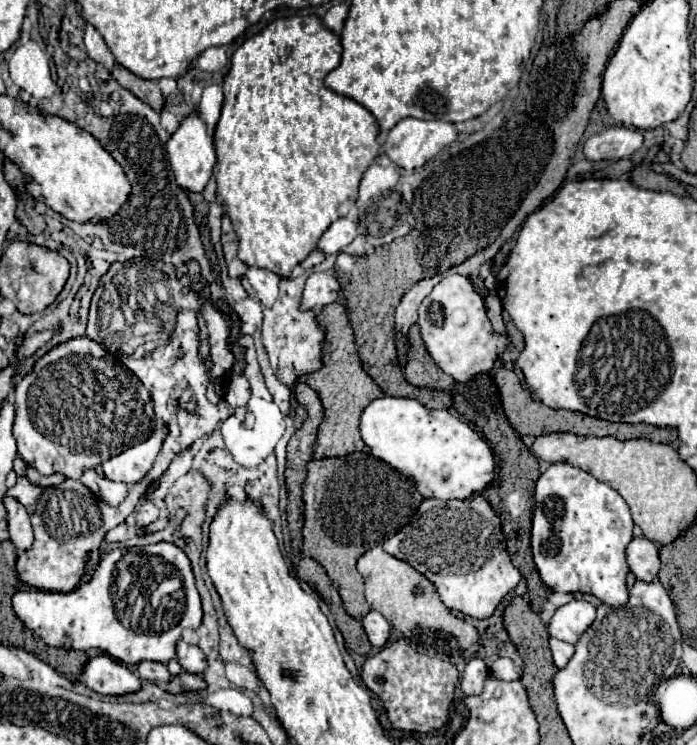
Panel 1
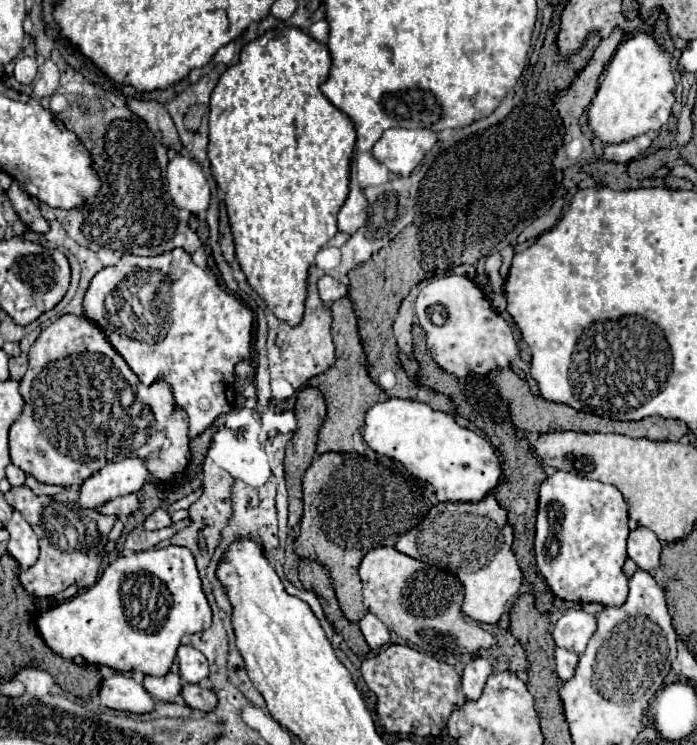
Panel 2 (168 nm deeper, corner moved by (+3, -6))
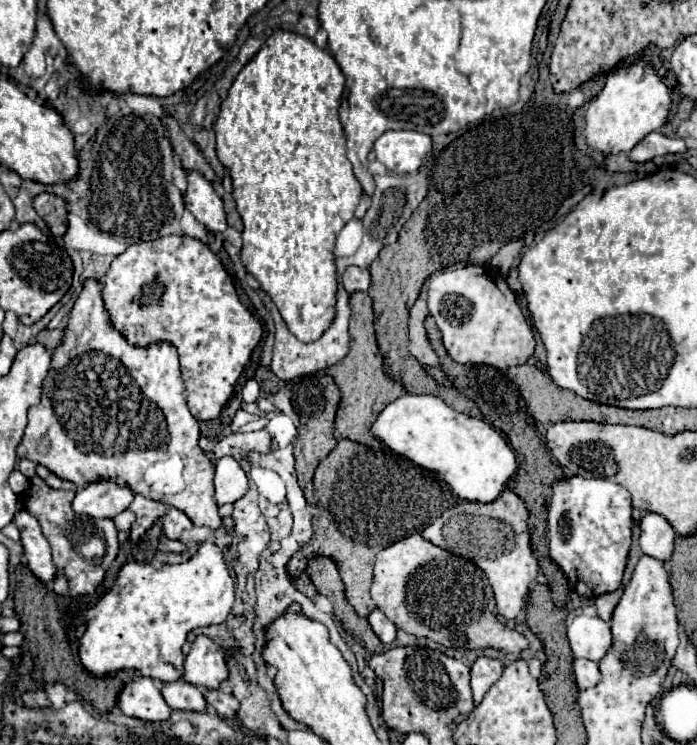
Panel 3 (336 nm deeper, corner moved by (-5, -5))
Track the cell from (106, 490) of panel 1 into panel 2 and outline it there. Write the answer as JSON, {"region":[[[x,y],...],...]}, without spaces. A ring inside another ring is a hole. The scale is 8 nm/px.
{"region":[[[138,494],[118,496],[116,500],[108,500],[108,504],[102,504],[102,514],[116,514],[116,516],[130,516],[138,508]]]}

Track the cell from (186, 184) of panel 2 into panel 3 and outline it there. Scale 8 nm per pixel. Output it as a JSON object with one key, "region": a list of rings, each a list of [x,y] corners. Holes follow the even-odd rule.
{"region":[[[198,171],[188,173],[184,205],[208,231],[222,233],[226,229],[226,213],[222,207],[222,199]]]}

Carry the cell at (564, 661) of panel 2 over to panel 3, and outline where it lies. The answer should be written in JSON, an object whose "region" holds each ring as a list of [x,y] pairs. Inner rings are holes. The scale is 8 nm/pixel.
{"region":[[[574,659],[574,673],[576,673],[576,683],[578,689],[588,689],[600,683],[600,669],[598,663],[590,659]]]}

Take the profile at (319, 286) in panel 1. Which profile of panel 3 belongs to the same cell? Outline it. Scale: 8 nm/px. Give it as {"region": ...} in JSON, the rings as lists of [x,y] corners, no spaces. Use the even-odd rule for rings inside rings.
{"region":[[[348,267],[342,275],[342,283],[348,293],[354,291],[366,291],[370,287],[370,271],[362,267]]]}

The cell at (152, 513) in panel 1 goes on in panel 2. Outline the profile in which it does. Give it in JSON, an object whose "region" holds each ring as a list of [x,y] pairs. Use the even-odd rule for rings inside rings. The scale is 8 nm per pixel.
{"region":[[[162,508],[154,510],[154,512],[144,520],[144,528],[146,528],[146,530],[158,530],[158,528],[166,528],[166,526],[170,526],[170,524],[172,524],[170,514],[168,514],[166,510],[162,510]]]}

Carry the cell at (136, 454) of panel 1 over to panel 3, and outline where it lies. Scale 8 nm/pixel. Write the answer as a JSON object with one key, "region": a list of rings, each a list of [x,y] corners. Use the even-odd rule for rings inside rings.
{"region":[[[114,481],[90,483],[88,487],[76,491],[72,509],[78,515],[88,515],[92,519],[112,519],[120,511],[128,509],[134,499],[134,491],[128,487],[118,487]]]}

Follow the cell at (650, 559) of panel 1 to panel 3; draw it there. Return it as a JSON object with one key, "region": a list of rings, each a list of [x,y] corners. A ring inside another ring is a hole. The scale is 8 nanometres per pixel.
{"region":[[[646,513],[646,517],[640,521],[640,529],[642,529],[642,535],[640,535],[642,551],[660,561],[670,559],[676,533],[668,523],[668,519],[656,513]]]}

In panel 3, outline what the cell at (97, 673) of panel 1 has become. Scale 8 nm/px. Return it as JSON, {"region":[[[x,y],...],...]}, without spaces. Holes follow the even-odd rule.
{"region":[[[150,677],[126,683],[118,697],[118,707],[124,711],[124,715],[142,721],[166,721],[172,713],[172,709],[164,703],[164,697],[160,695],[160,689]]]}

